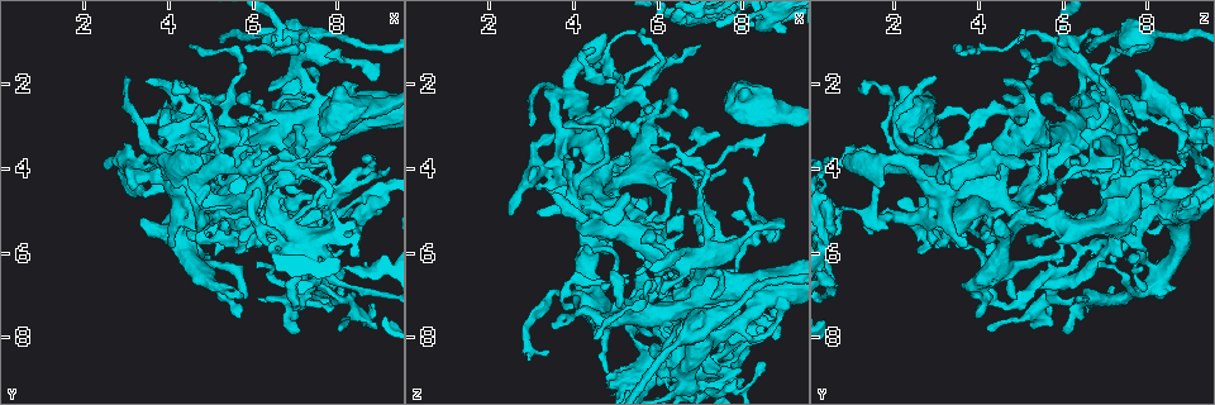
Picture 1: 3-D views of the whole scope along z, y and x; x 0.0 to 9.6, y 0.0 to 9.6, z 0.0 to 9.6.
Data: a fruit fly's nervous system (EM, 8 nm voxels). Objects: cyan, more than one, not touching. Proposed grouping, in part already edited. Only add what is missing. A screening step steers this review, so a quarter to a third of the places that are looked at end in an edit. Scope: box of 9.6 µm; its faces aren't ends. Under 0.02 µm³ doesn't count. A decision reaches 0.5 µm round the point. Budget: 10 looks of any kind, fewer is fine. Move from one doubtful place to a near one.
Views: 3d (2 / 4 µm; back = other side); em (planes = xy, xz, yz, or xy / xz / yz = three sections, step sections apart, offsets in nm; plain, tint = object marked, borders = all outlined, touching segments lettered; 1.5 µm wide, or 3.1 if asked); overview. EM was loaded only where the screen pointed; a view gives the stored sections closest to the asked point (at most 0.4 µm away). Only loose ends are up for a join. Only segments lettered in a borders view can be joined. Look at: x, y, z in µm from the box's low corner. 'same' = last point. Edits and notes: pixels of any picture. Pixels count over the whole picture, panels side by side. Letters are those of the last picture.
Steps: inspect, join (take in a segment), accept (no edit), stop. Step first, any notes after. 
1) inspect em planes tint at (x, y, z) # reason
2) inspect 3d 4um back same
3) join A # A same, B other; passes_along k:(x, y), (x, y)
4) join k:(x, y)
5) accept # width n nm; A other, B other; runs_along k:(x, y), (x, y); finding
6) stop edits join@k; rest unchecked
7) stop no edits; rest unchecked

inspect 3d 4um at (7.65, 5.00, 4.00) # thin end

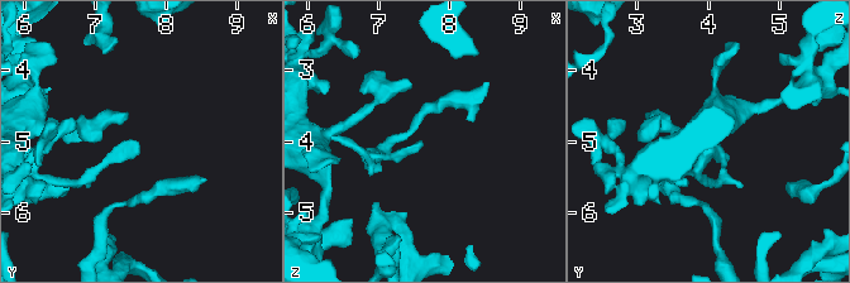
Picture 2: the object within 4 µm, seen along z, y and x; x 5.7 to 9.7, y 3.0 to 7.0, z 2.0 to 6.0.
inspect em xz step 4 tint at (7.60, 5.05, 4.05) # shape alone is not enough

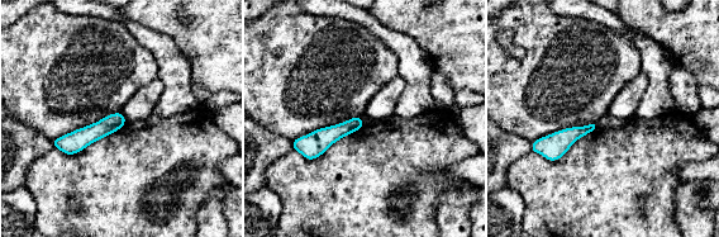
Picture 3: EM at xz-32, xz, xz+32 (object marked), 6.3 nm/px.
inspect em xy step 8 borders same # cut it another way

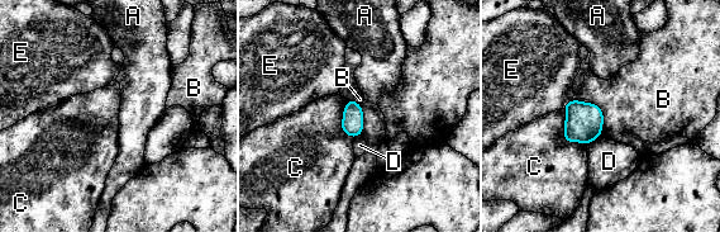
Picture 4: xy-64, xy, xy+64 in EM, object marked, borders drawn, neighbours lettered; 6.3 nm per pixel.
accept # A other, B other, C other, D other, E other; border 4:(572, 99), (601, 110), (600, 136); no lettered segment goes on from it

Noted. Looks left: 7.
inspect em xy step 8 borders at (6.25, 5.40, 2.35) # an open end

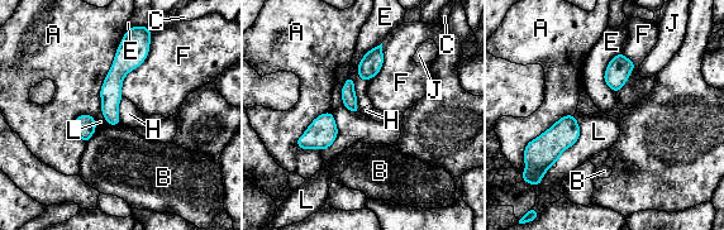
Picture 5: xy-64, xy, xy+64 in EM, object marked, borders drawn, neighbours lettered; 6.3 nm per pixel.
inspect em yz step 8 borders same

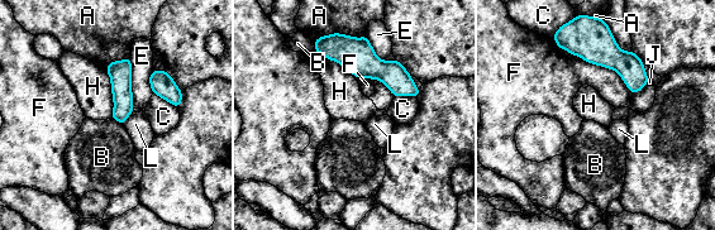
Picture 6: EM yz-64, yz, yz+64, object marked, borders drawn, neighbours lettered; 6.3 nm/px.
accept # A other, B other, C other, E other, F other, H other, J other, L other; no lettered segment goes on from it

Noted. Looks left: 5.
inspect 3d 4um at (5.75, 3.10, 2.60) # free end

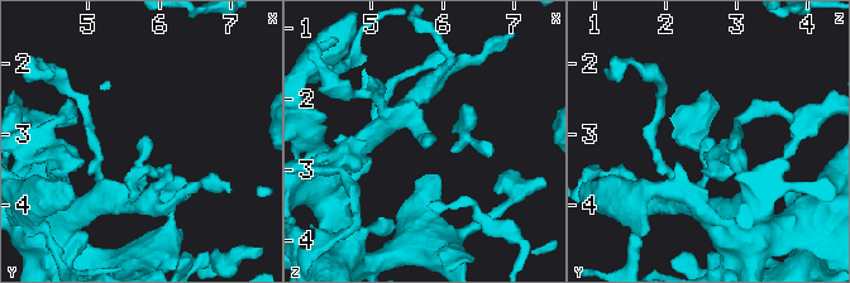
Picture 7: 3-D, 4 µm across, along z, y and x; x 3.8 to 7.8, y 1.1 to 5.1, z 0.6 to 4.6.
inspect em xz step 8 tint at (5.75, 3.05, 2.65) # shape alone is not enough

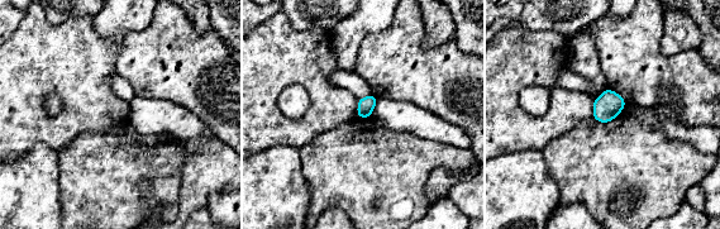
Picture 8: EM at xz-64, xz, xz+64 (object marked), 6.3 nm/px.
inspect em xz step 8 borders same # see the neighbours

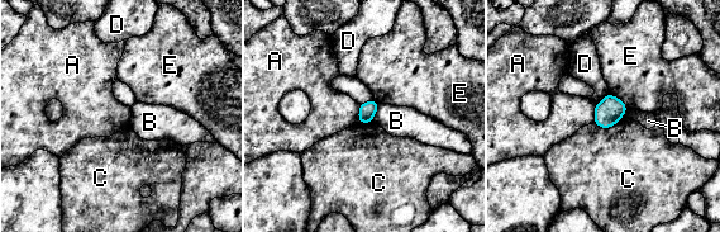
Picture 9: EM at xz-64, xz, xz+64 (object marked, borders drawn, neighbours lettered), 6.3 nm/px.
accept # width 110 nm; A other, B other, C other, D other, E other; border 9:(360, 104), (357, 122); no lettered segment goes on from it

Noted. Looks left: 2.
inspect 3d 4um at (8.05, 7.80, 4.25) # free end

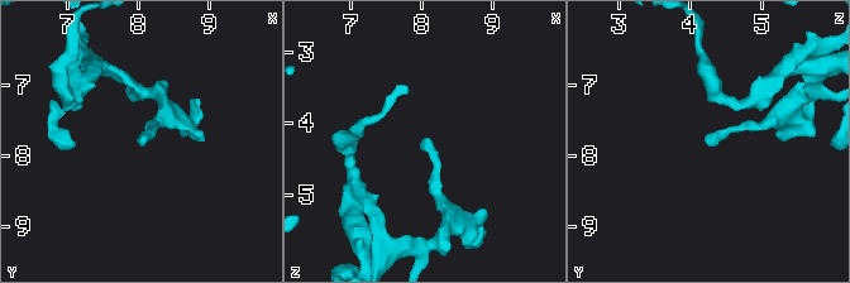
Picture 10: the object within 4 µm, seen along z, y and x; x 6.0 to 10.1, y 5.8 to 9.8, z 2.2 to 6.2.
inspect em xz step 8 borders at (8.00, 7.75, 4.20) # shape alone is not enough

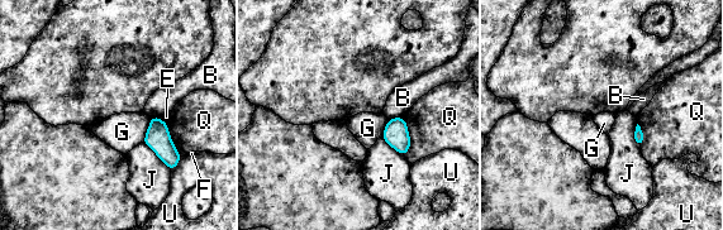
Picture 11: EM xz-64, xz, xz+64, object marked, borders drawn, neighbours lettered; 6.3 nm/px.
accept # longest_contact Q 260 nm; B other, E other, F other, G other, J other, Q other, U other; border 11:(152, 118), (143, 142); no lettered segment goes on from it

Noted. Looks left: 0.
stop no edits; rest unchecked

